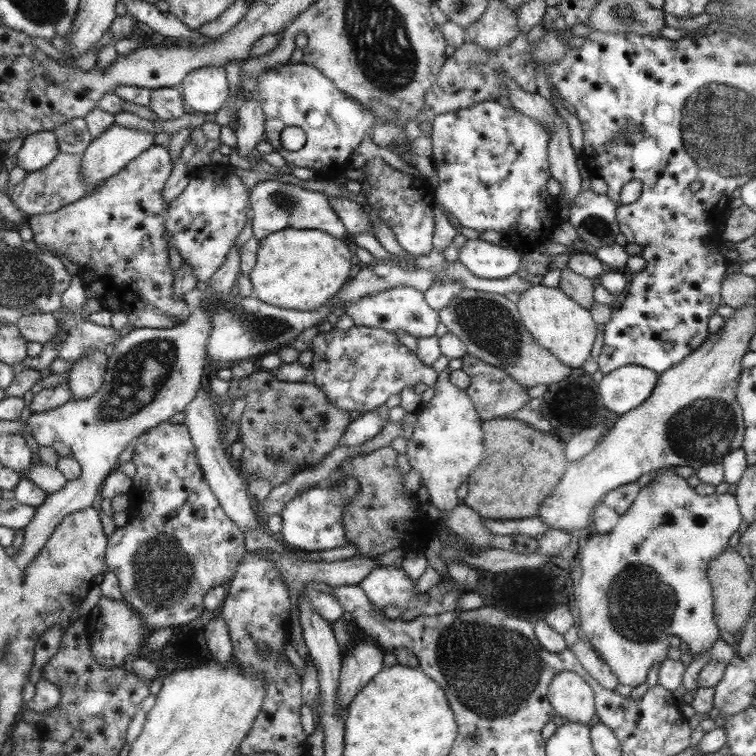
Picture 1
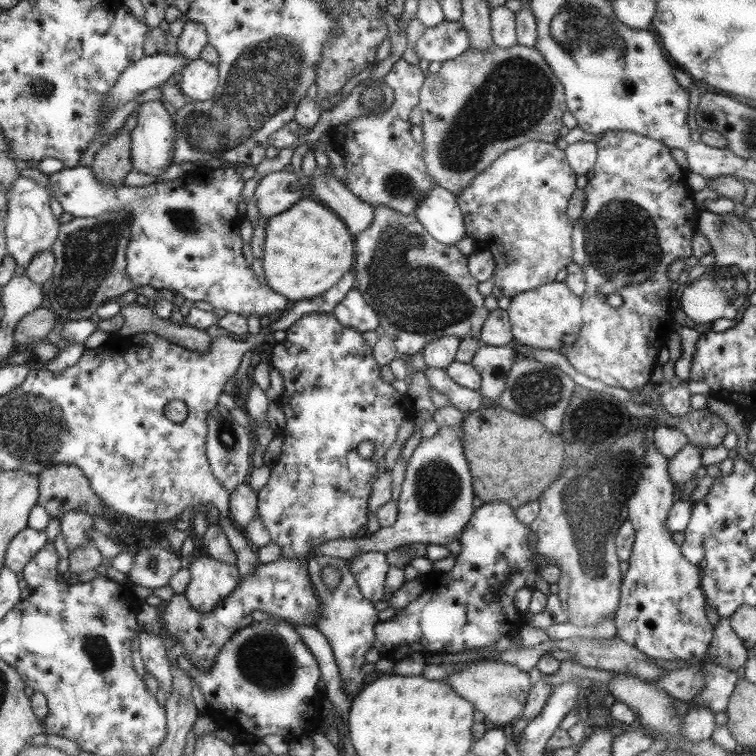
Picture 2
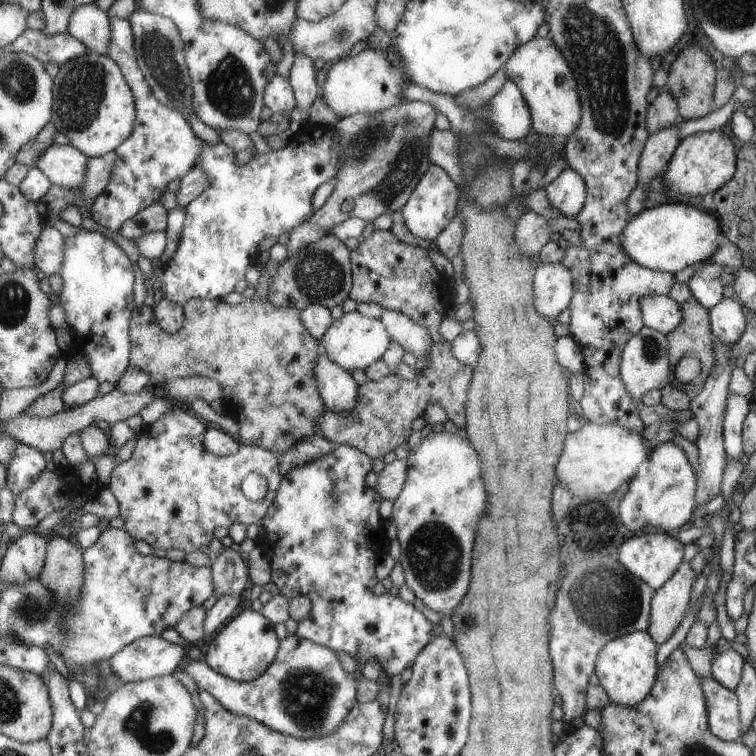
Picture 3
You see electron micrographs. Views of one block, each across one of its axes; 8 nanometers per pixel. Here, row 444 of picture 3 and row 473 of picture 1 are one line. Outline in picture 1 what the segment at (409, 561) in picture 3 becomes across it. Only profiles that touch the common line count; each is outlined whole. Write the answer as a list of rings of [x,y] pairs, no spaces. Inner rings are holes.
[[[445,370],[438,375],[438,380],[434,384],[434,395],[428,402],[421,403],[417,412],[412,415],[413,429],[411,438],[407,441],[405,456],[408,466],[420,476],[421,484],[427,490],[428,501],[439,512],[450,512],[454,506],[457,506],[457,496],[455,490],[467,482],[467,476],[473,472],[473,468],[479,464],[483,456],[483,432],[481,432],[482,420],[478,417],[474,403],[470,402],[470,397],[462,388],[452,383],[449,377],[450,371]]]

